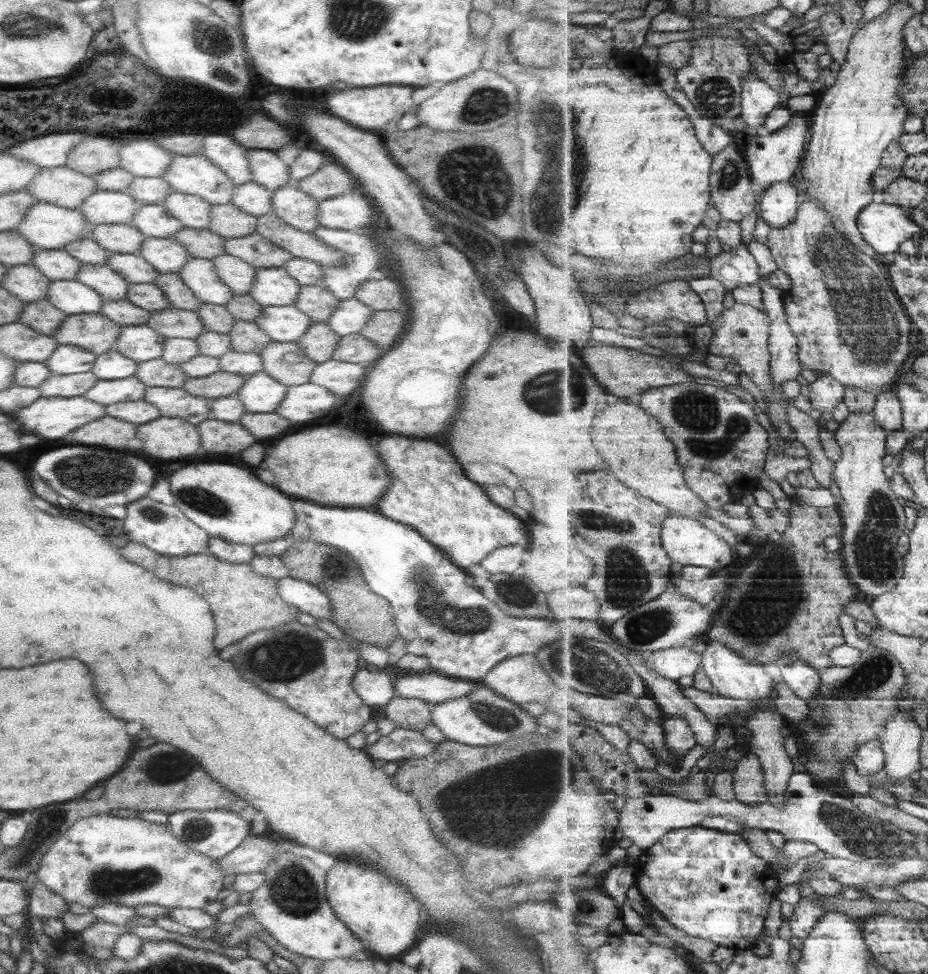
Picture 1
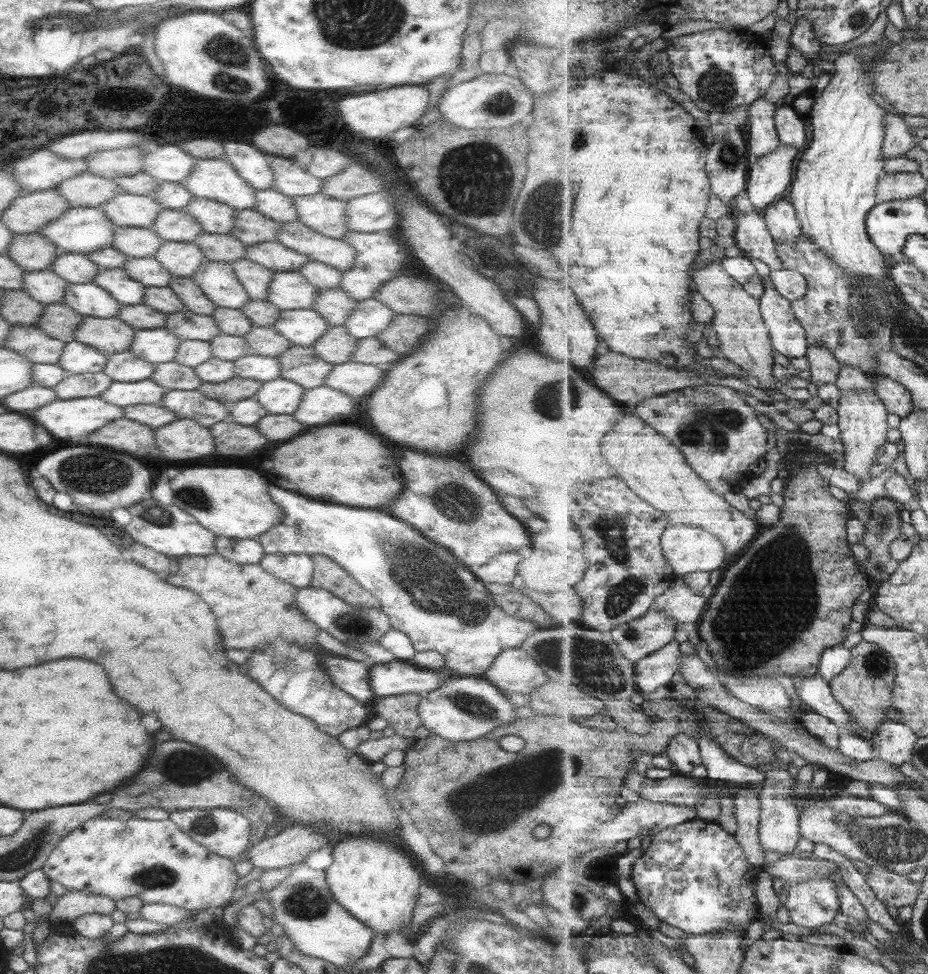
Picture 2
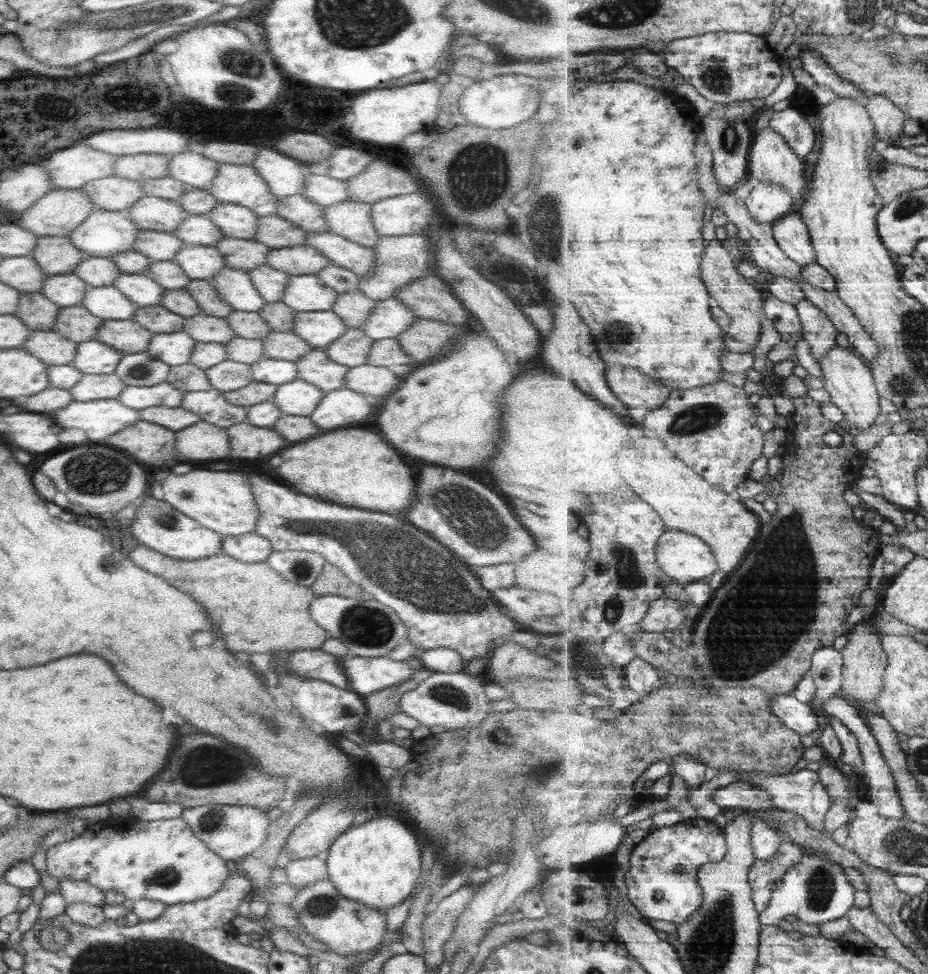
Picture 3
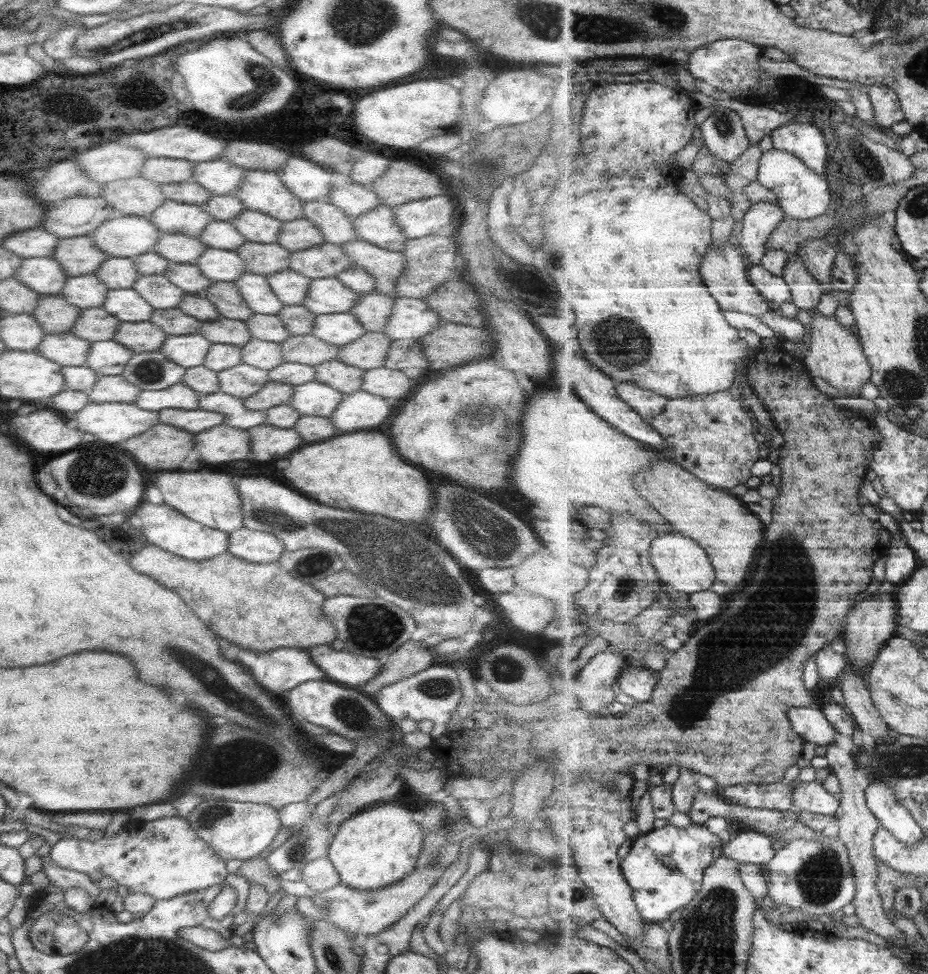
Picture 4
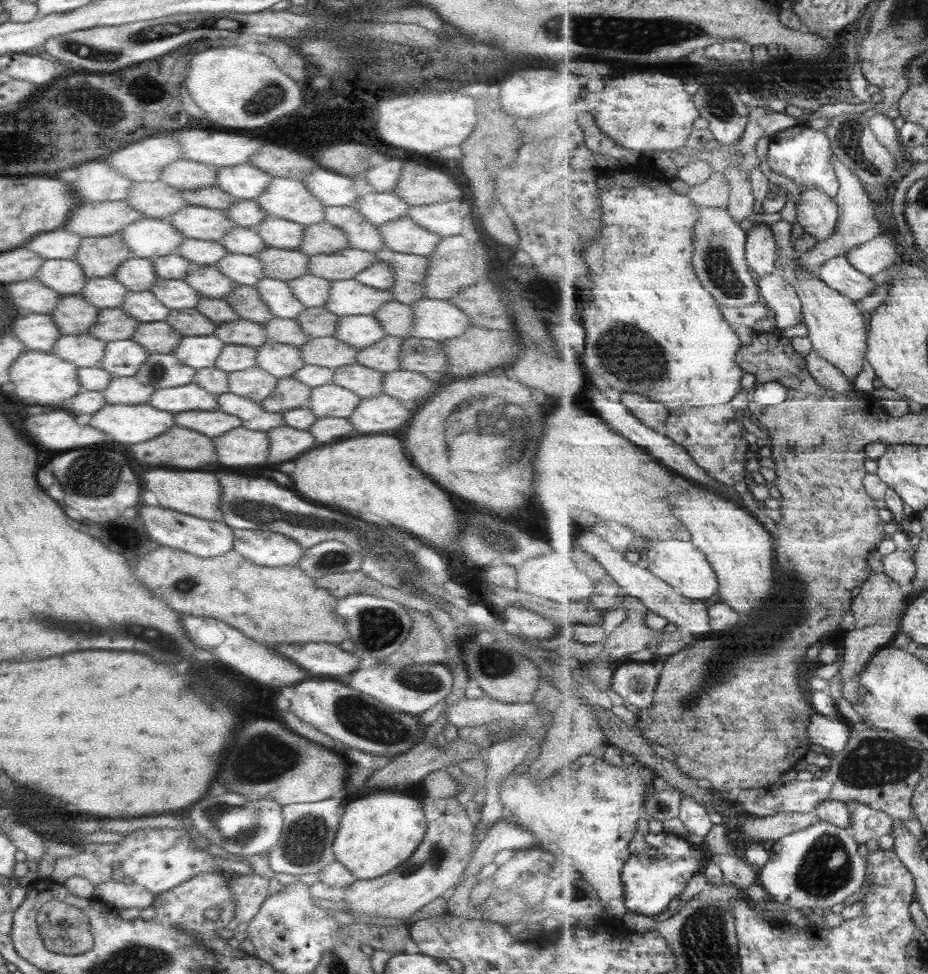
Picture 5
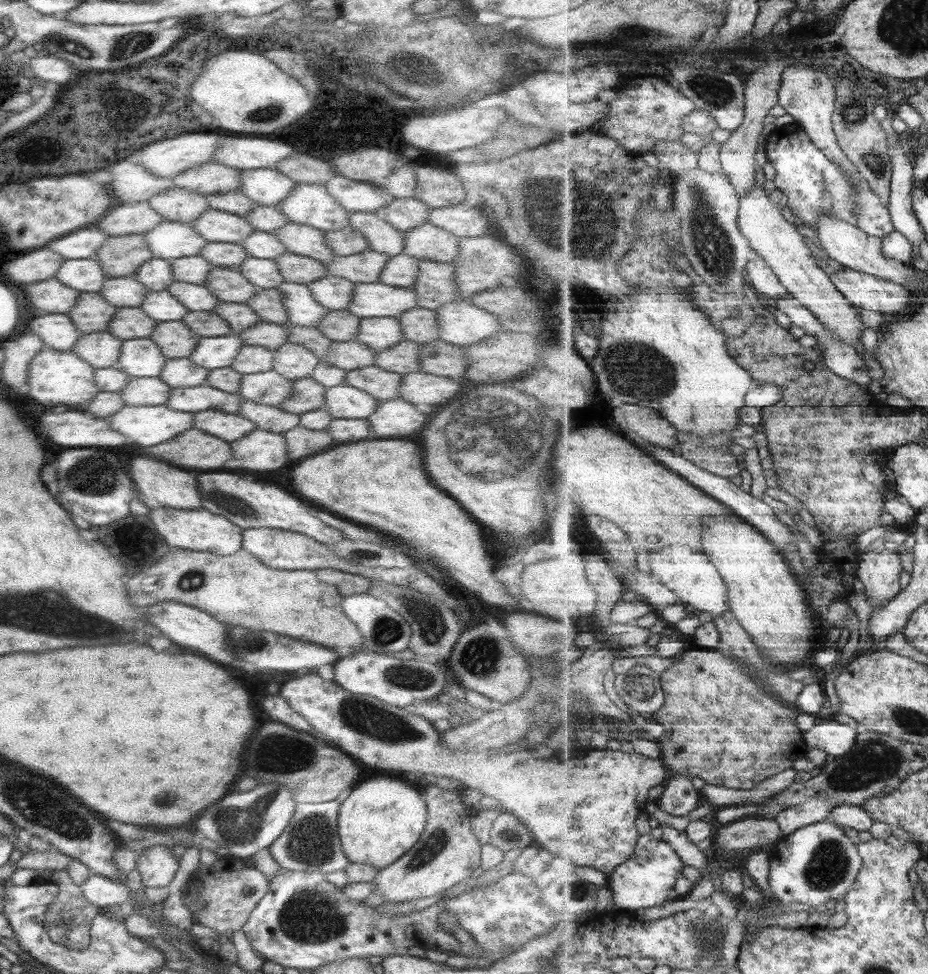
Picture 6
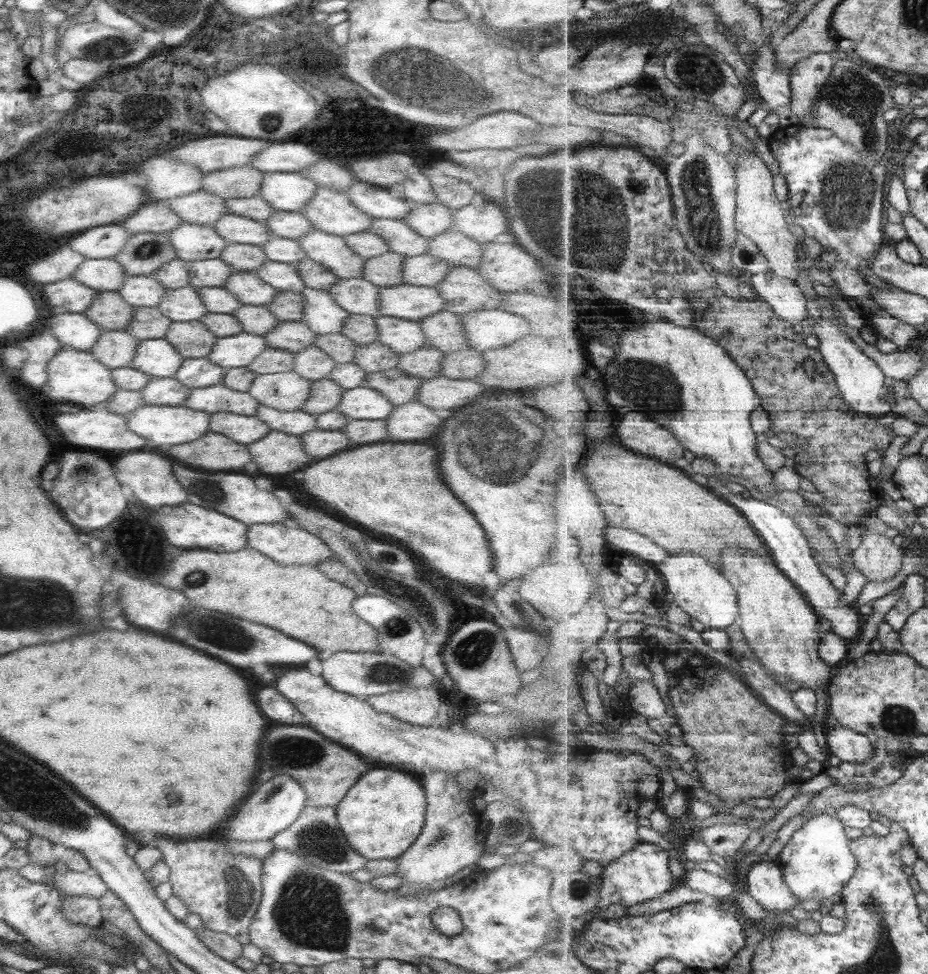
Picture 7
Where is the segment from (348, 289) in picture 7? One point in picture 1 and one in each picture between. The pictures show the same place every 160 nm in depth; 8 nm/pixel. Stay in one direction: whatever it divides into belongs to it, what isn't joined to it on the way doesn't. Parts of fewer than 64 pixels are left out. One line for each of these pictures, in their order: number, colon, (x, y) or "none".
1: (236, 275)
2: (254, 279)
3: (269, 283)
4: (290, 288)
5: (311, 291)
6: (330, 292)

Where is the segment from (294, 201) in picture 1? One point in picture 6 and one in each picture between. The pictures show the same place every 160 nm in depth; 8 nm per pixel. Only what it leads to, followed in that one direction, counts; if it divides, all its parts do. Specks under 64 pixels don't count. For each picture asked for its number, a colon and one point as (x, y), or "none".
2: (323, 215)
3: (350, 220)
4: (377, 226)
5: (402, 236)
6: (424, 242)

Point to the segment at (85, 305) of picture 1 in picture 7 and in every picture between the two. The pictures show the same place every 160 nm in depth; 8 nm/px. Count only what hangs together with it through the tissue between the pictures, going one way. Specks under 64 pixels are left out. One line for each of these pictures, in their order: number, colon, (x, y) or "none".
2: (88, 299)
3: (106, 303)
4: (125, 305)
5: (141, 306)
6: (159, 306)
7: (181, 305)

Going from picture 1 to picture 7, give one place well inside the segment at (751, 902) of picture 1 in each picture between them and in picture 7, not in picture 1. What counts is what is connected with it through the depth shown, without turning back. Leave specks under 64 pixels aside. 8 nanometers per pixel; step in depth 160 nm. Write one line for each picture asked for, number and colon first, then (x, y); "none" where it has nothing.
2: (695, 876)
3: (662, 881)
4: (659, 890)
5: (652, 884)
6: (647, 879)
7: (642, 874)

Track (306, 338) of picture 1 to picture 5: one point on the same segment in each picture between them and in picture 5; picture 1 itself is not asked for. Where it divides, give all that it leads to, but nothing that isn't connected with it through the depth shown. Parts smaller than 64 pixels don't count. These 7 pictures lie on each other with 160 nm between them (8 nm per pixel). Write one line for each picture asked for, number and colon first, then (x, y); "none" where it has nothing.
2: (334, 346)
3: (349, 349)
4: (368, 351)
5: (382, 356)

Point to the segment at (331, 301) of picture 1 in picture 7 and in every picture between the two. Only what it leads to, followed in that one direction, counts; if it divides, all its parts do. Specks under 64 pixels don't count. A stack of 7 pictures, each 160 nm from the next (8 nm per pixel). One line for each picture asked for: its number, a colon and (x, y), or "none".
2: (333, 305)
3: (352, 308)
4: (370, 311)
5: (394, 317)
6: (418, 325)
7: (442, 331)

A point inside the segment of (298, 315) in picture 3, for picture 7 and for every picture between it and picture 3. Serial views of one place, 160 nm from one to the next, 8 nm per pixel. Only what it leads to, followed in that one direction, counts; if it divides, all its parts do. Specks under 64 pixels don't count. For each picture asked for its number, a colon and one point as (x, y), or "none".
4: (337, 329)
5: (358, 331)
6: (379, 333)
7: (400, 336)

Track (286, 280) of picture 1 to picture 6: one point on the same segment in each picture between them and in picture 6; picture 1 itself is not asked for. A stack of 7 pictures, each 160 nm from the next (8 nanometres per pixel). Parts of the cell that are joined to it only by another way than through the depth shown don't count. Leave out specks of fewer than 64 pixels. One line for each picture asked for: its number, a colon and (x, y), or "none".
2: (289, 290)
3: (305, 293)
4: (324, 296)
5: (347, 297)
6: (369, 300)

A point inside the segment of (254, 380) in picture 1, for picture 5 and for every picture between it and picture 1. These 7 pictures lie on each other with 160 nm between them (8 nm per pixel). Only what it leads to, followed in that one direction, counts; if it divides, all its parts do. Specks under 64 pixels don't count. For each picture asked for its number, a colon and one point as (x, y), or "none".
2: (278, 396)
3: (296, 398)
4: (310, 398)
5: (329, 401)

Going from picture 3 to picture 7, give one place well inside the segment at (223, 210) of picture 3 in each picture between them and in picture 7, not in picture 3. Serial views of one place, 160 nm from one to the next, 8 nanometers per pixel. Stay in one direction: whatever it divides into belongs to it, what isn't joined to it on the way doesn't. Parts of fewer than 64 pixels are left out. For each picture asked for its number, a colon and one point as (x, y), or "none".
4: (252, 226)
5: (275, 233)
6: (301, 240)
7: (329, 251)

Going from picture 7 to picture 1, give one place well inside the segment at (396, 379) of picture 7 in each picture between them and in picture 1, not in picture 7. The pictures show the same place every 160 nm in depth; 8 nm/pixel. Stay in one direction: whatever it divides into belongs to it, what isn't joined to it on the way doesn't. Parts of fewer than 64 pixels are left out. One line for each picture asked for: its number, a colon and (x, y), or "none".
1: (285, 362)
2: (299, 364)
3: (314, 367)
4: (343, 378)
5: (363, 382)
6: (380, 385)

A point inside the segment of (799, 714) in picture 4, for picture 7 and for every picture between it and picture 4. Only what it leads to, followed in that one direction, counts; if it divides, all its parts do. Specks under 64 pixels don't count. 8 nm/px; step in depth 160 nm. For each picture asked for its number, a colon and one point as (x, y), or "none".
5: (834, 734)
6: (836, 739)
7: (848, 745)

